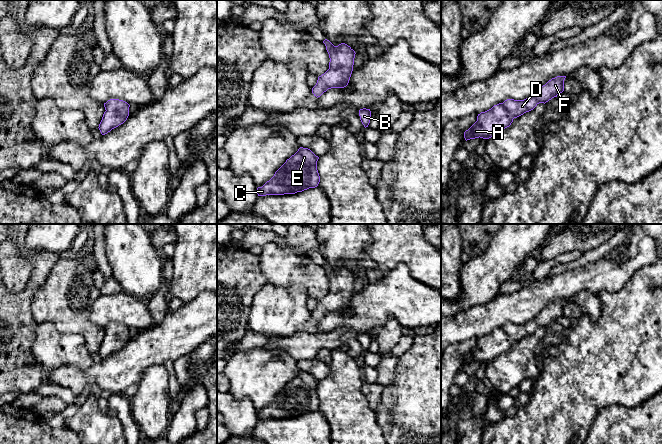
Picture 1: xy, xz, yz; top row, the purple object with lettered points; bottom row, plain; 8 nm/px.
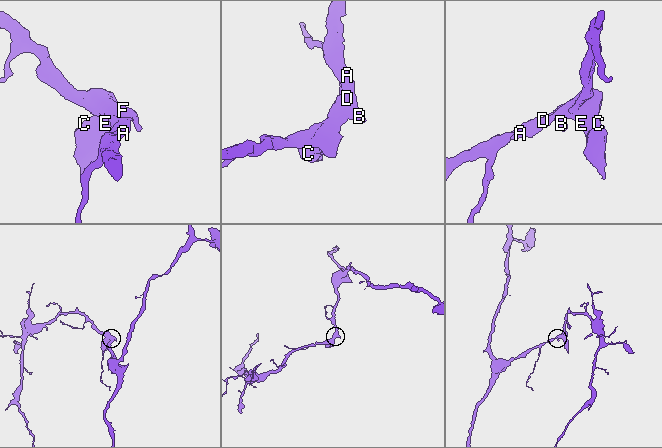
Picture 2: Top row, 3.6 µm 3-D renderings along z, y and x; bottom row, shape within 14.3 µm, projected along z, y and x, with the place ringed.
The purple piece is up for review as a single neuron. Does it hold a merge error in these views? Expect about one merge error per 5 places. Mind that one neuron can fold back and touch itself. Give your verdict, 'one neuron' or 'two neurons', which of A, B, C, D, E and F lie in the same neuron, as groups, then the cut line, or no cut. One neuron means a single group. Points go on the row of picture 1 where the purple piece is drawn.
one neuron | A B C D E F | no cut

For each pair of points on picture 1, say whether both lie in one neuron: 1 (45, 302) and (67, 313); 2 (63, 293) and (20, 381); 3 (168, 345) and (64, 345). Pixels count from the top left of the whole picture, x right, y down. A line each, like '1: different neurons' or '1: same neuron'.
1: same neuron
2: different neurons
3: different neurons

